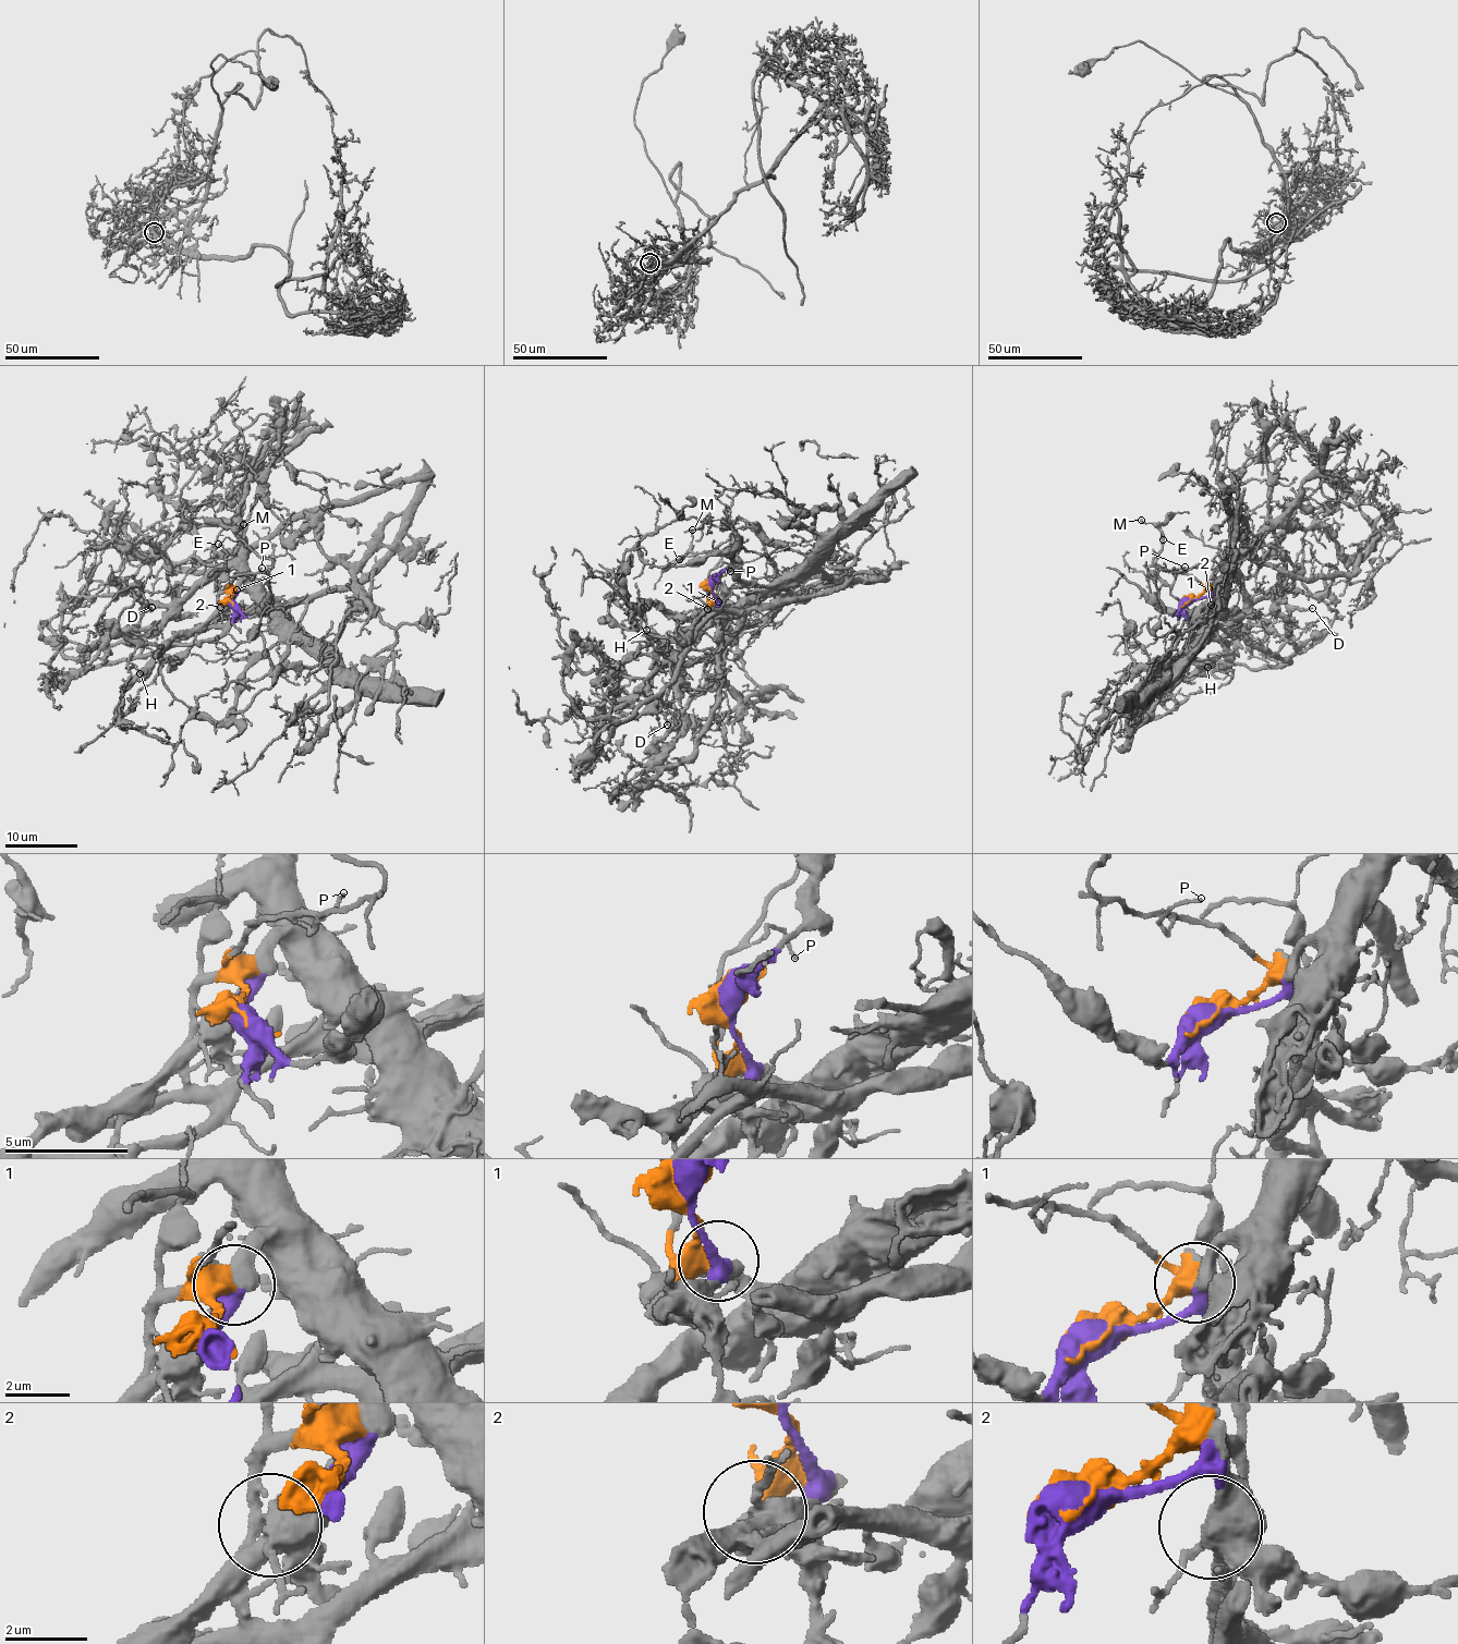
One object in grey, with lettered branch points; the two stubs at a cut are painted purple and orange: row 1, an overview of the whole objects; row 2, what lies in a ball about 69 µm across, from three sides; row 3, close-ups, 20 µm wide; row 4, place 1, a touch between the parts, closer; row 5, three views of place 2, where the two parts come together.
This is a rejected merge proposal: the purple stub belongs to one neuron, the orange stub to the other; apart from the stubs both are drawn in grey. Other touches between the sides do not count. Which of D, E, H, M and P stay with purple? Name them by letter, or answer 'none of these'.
D, H

